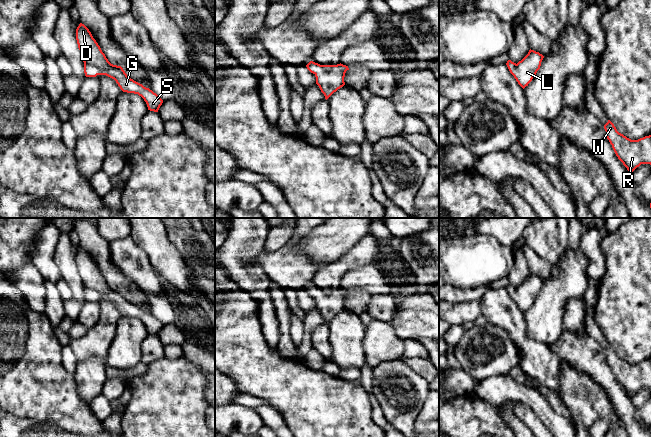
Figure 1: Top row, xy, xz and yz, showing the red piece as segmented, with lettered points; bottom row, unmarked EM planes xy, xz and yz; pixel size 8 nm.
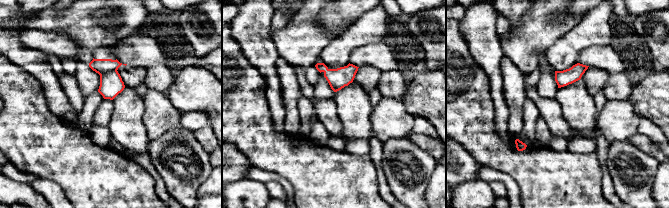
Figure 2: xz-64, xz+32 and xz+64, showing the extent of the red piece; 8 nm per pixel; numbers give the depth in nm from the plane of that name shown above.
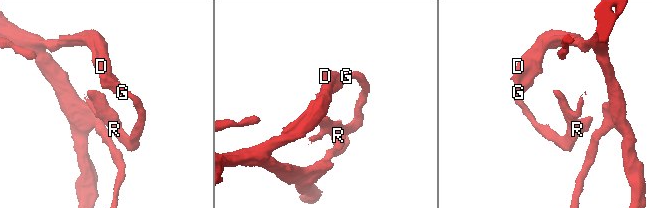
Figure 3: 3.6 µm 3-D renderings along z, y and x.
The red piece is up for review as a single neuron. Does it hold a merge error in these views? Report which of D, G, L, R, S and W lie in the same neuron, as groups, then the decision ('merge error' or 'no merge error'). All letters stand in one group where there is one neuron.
groups D G L R S W; no merge error

